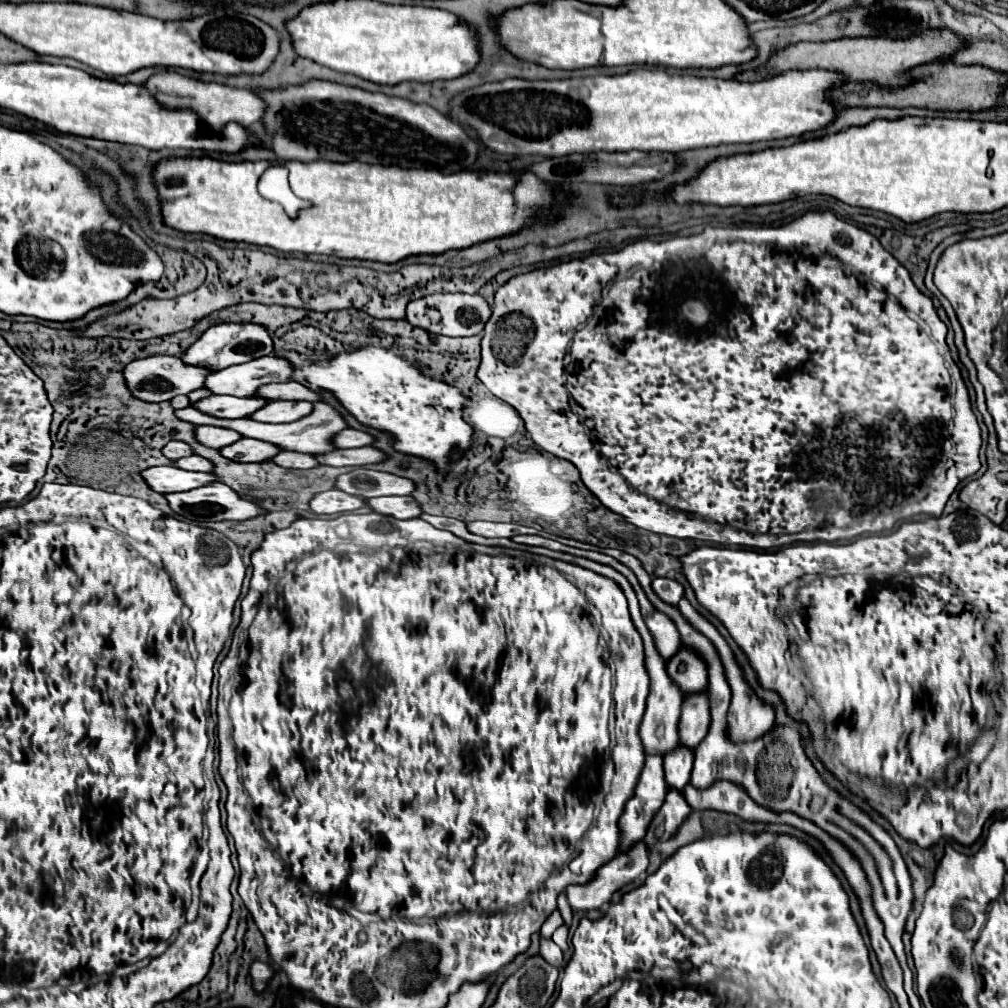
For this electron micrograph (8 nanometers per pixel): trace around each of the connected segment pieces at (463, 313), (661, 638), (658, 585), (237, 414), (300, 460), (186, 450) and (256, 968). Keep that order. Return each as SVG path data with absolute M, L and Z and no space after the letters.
M431 294L419 300L411 300L407 306L407 322L411 326L423 328L431 334L445 336L473 336L479 334L489 320L491 308L479 294Z
M633 576L631 586L633 586L635 592L637 592L643 618L645 618L645 622L649 624L649 630L651 630L655 642L657 642L657 650L661 650L661 656L663 656L665 660L669 660L669 658L679 650L679 646L681 646L681 638L679 638L679 630L677 630L675 622L673 622L667 614L659 612L659 610L649 602L649 598L645 596L645 592L643 592L643 588L641 588L639 580L637 580L637 576Z
M653 578L653 590L669 604L677 604L683 596L683 586L671 578Z
M209 396L193 406L199 408L201 412L207 412L211 416L221 416L221 418L245 418L251 416L255 410L263 408L269 400L259 398L259 396L249 396L249 398L237 398L237 396Z
M289 450L279 452L273 458L273 462L281 464L285 468L315 468L315 466L319 466L315 454L301 454L301 452L289 452Z
M171 440L165 448L163 448L163 454L169 458L169 460L179 460L181 456L191 456L193 454L193 450L191 450L191 446L189 444L185 444L185 442L181 442L181 440Z
M253 962L251 976L253 976L253 986L257 986L257 990L265 990L267 980L273 976L273 968L263 962Z

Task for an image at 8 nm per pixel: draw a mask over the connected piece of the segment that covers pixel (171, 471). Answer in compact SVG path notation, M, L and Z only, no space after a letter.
M177 466L147 468L143 472L143 478L155 492L161 492L161 494L187 492L187 490L201 488L201 486L207 486L207 484L219 480L213 472L189 472L189 470L183 470Z

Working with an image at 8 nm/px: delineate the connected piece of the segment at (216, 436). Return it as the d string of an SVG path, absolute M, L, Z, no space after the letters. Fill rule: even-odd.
M197 426L197 440L209 448L225 448L237 440L241 440L241 434L235 430L219 428L219 426Z

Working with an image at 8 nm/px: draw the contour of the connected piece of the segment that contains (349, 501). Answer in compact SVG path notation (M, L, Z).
M331 488L325 492L319 492L311 500L311 510L315 514L339 514L339 512L353 512L367 506L367 500L355 494L347 494L343 490Z

